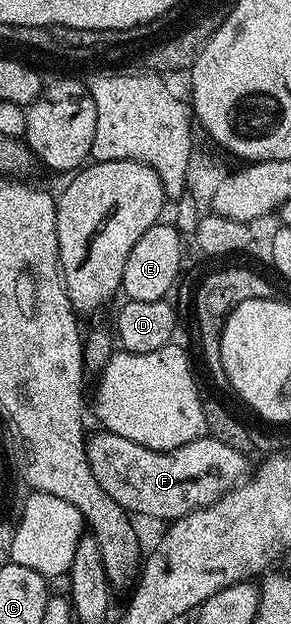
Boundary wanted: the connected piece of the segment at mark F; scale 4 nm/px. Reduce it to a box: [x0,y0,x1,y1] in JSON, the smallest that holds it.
[86,430,248,522]

